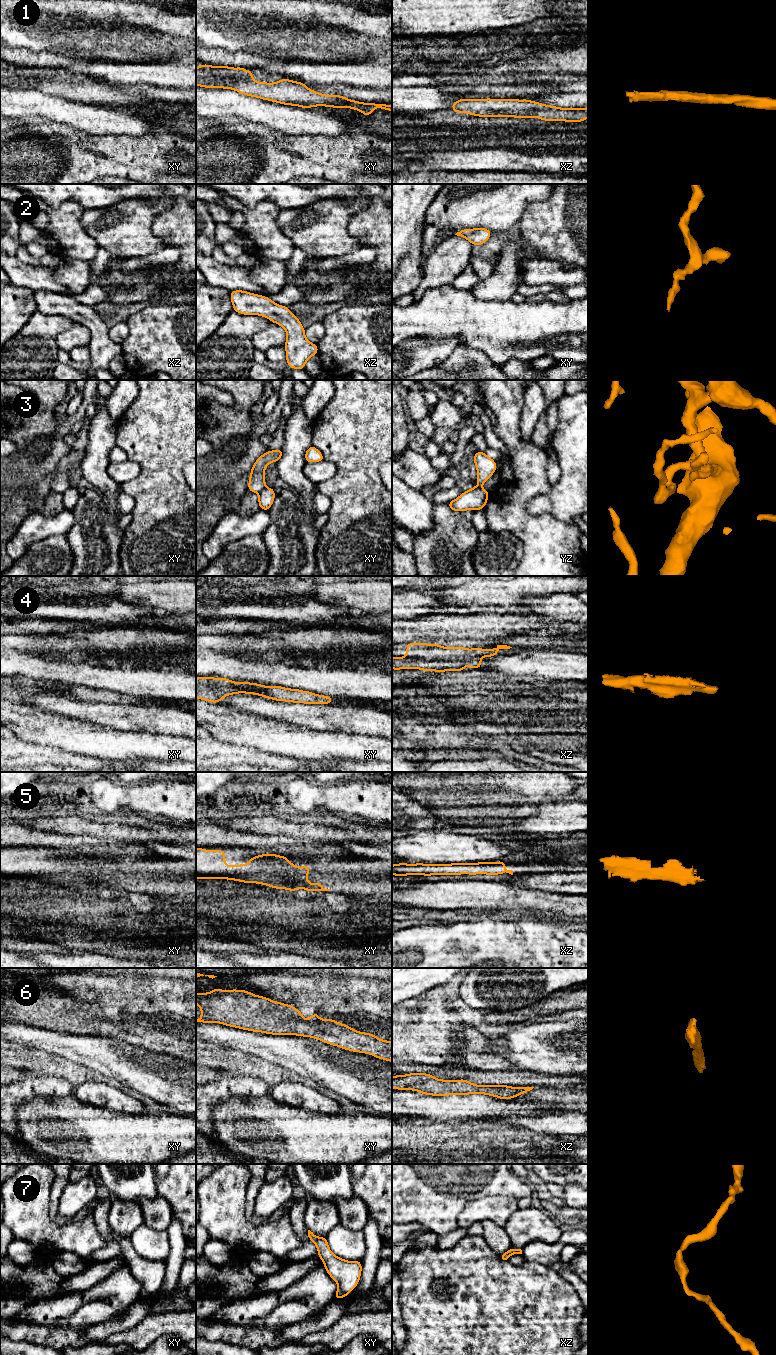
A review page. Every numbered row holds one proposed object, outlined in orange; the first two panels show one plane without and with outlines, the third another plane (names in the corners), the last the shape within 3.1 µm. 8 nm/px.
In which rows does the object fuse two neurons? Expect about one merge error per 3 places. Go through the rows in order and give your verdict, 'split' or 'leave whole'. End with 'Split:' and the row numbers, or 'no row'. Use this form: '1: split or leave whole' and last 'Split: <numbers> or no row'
1: leave whole
2: leave whole
3: split
4: split
5: leave whole
6: leave whole
7: leave whole
Split: 3, 4

